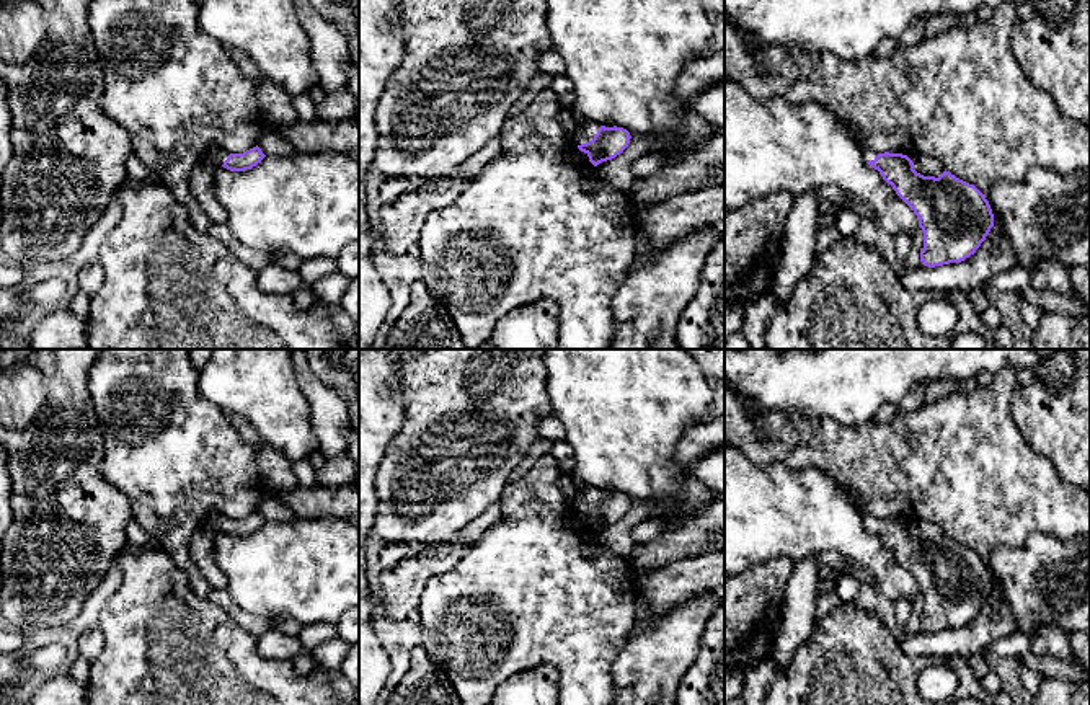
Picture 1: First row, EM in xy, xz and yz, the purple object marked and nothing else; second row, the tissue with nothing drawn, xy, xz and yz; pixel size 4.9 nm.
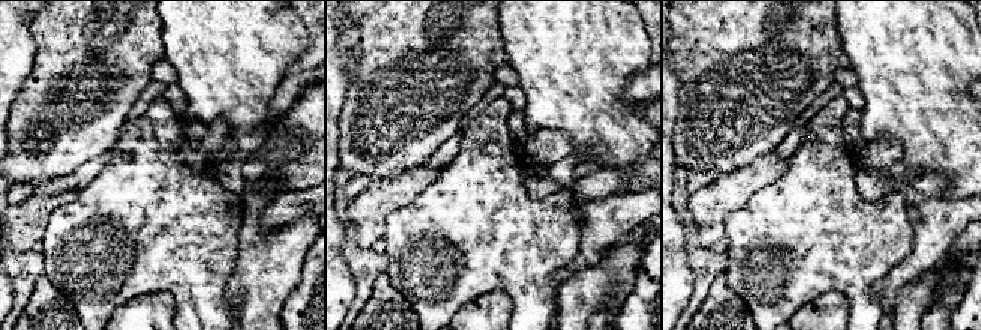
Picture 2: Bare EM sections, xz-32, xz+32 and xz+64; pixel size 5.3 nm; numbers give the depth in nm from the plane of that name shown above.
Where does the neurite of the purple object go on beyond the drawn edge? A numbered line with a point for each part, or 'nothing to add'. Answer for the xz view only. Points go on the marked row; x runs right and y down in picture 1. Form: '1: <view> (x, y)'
1: xz (584, 131)

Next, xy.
1: xy (217, 155)

